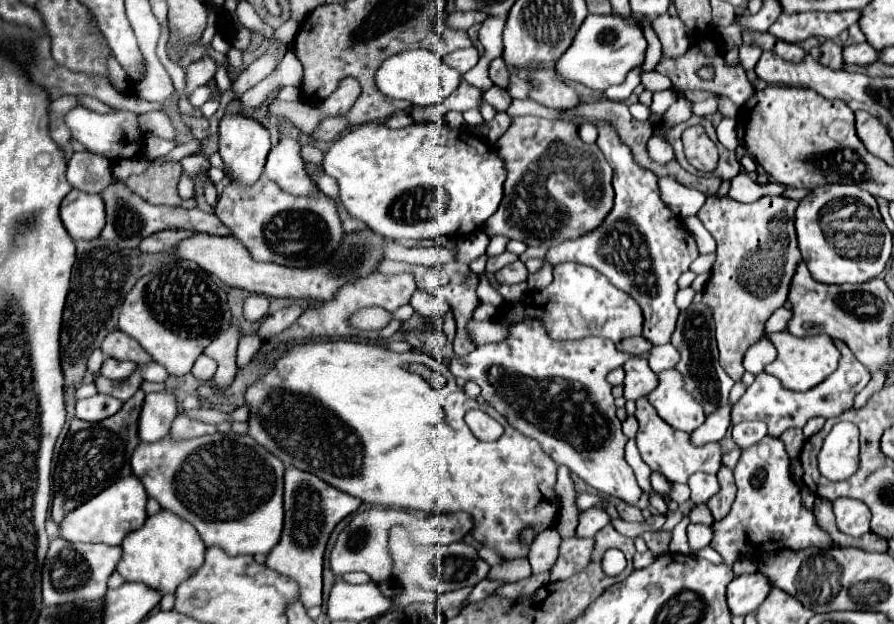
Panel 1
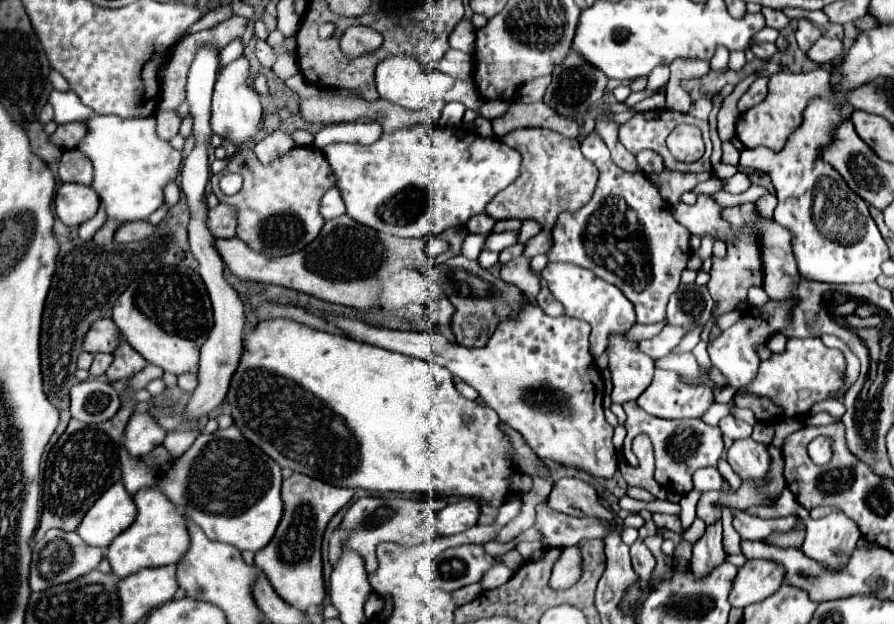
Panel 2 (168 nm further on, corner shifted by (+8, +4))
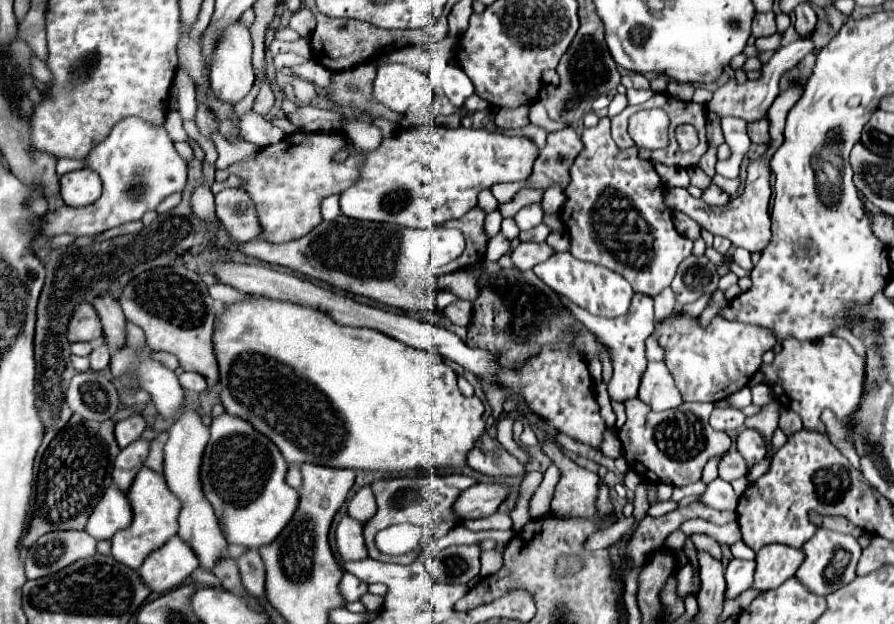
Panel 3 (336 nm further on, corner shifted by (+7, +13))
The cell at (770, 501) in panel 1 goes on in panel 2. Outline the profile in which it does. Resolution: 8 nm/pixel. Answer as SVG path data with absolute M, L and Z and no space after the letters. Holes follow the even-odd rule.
M748 437L732 443L728 449L728 463L742 481L754 479L756 483L762 483L764 475L770 469L770 455L766 445L756 443Z

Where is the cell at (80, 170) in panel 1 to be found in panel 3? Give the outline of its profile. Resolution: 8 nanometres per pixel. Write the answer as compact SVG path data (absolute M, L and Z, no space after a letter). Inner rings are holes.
M61 158L61 160L57 162L57 174L63 176L65 172L79 170L79 168L83 168L83 166L85 166L83 160L77 160L77 158Z

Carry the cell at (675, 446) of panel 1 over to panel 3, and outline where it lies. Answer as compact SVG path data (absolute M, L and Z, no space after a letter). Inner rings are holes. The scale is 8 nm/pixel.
M639 398L627 400L627 422L619 430L619 440L623 442L623 454L629 462L629 468L655 484L687 486L699 482L707 460L721 456L731 448L731 438L725 432L709 426L713 408L713 404L683 402L677 408L653 412Z

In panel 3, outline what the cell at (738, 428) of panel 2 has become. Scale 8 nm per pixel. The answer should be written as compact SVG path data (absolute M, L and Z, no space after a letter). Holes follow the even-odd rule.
M715 408L711 414L711 426L723 432L741 430L745 422L745 414L735 408Z

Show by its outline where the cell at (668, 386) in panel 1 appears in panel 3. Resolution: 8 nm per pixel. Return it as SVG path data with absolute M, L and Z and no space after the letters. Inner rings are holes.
M649 362L639 386L639 398L655 412L663 412L683 404L681 392L677 390L665 362Z

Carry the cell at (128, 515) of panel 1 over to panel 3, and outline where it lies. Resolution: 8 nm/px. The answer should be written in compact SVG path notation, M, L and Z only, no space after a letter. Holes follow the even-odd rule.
M111 484L87 520L87 534L97 540L109 540L117 530L129 526L131 518L133 512L127 494L115 484Z

